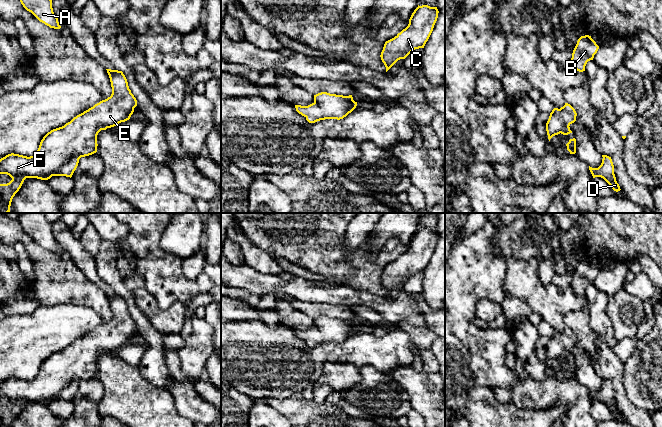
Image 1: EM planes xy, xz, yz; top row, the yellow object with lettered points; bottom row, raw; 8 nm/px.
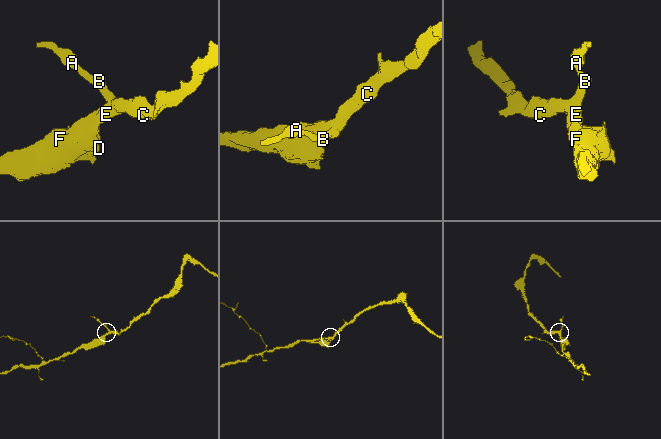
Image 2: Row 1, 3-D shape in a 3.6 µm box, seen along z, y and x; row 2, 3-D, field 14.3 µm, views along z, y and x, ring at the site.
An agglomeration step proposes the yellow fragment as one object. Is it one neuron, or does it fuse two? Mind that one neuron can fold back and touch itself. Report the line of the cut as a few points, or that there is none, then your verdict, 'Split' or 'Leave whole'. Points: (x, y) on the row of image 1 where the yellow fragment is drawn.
No split. Leave whole

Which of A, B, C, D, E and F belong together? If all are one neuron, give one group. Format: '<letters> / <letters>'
A B C D E F

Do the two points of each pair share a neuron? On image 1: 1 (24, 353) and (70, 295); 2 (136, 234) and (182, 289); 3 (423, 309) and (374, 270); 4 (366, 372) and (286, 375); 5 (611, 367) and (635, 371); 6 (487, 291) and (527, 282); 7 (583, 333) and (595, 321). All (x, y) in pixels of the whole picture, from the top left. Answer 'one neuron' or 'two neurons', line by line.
1: two neurons
2: one neuron
3: two neurons
4: two neurons
5: two neurons
6: two neurons
7: two neurons

